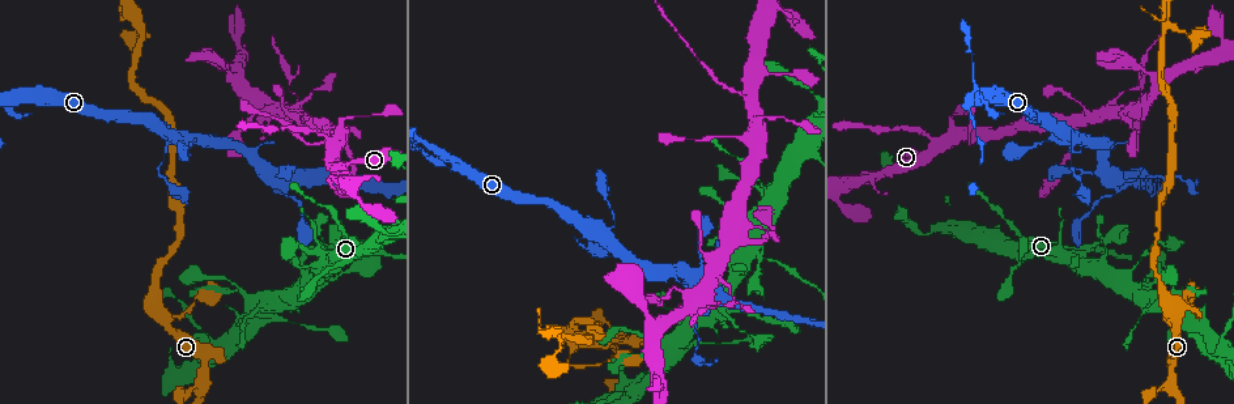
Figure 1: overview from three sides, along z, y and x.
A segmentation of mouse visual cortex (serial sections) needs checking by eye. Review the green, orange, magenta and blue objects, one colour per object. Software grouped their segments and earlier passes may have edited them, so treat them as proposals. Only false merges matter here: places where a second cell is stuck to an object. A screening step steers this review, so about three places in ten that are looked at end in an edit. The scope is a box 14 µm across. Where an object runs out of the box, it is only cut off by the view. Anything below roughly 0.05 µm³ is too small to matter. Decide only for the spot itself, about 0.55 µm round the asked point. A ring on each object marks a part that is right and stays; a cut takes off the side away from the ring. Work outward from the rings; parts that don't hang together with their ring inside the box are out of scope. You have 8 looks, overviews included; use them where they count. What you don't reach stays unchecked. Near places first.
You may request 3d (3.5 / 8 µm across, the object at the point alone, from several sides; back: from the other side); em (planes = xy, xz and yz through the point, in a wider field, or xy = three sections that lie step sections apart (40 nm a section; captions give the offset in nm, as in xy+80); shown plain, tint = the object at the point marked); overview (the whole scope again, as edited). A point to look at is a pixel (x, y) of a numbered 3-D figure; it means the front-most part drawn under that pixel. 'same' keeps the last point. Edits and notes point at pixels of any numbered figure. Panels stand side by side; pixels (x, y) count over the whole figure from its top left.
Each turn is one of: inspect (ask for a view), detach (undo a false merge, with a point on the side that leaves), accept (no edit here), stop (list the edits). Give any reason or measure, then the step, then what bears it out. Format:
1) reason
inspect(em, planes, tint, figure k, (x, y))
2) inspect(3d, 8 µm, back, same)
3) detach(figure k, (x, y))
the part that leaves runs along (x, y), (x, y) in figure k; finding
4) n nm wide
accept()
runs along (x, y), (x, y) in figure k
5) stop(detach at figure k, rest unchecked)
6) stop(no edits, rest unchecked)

abrupt turn
inspect(3d, 3.5 µm, figure 1, (1193, 308))

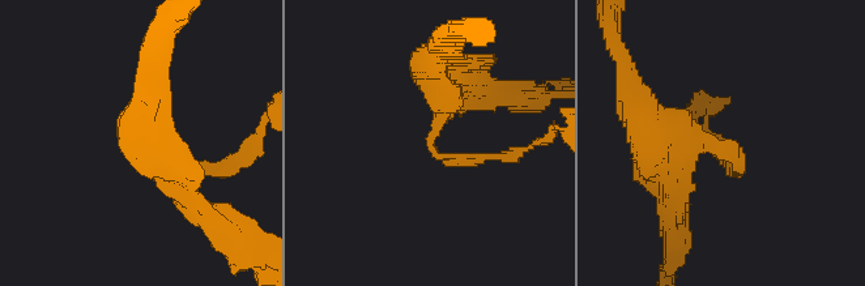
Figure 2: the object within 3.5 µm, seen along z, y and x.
arms of 100, 400 nm; now the EM
inspect(em, planes, tint, figure 2, (433, 149))

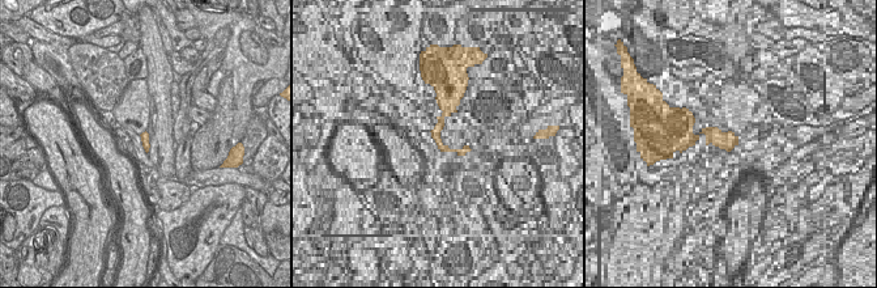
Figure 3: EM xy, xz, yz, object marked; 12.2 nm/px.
accept()
runs along (452, 85), (433, 152), (508, 156) in figure 2; all the same cell

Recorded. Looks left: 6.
sudden change in width
inspect(3d, 8 µm, figure 1, (1016, 233))

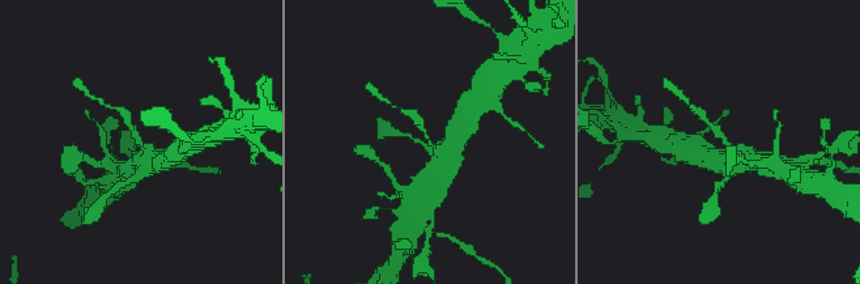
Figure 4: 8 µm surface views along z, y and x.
closer look
inspect(3d, 3.5 µm, figure 4, (136, 139))

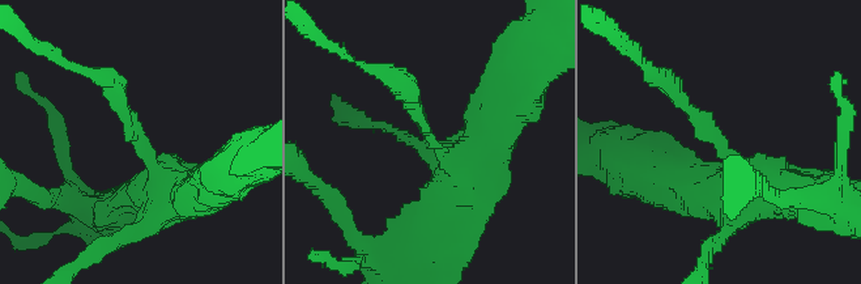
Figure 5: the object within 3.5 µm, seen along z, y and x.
need the tissue
inspect(em, planes, tint, figure 5, (429, 141))

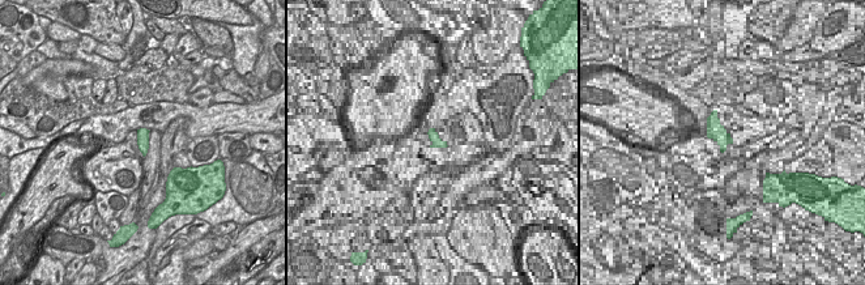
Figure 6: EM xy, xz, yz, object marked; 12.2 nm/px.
160 nm wide
accept()
runs along (785, 191), (755, 187), (668, 79) in figure 5; one cell here

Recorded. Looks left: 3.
thin arm on a thick one
inspect(3d, 3.5 µm, back, figure 1, (933, 152))

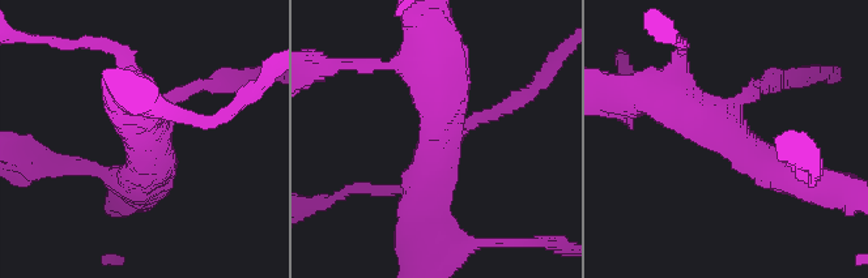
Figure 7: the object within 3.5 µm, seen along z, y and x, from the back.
3 arms; arms of 150, 400, 500 nm; need the tissue
inspect(em, xy, step 5, plain, figure 7, (437, 144))

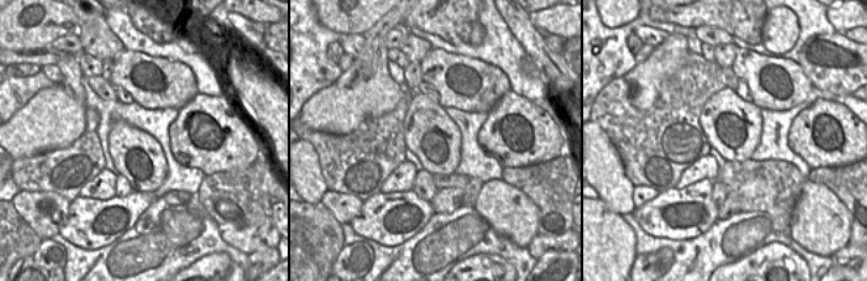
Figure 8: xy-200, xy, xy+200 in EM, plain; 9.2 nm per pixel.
inspect(em, xy, step 5, tint, same)

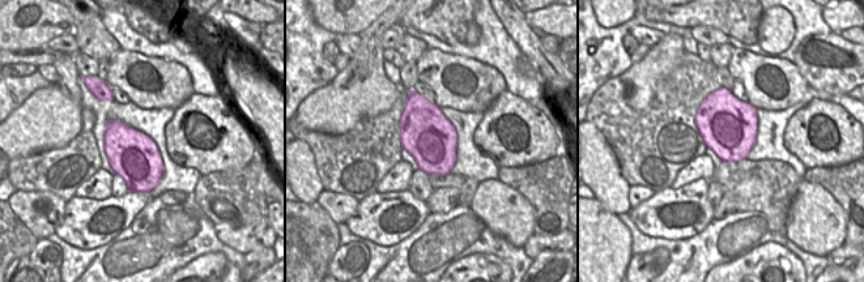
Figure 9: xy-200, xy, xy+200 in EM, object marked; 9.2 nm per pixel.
accept()
runs along (795, 180), (655, 93) in figure 7; all the same cell

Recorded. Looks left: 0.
stop(no edits, rest unchecked)

